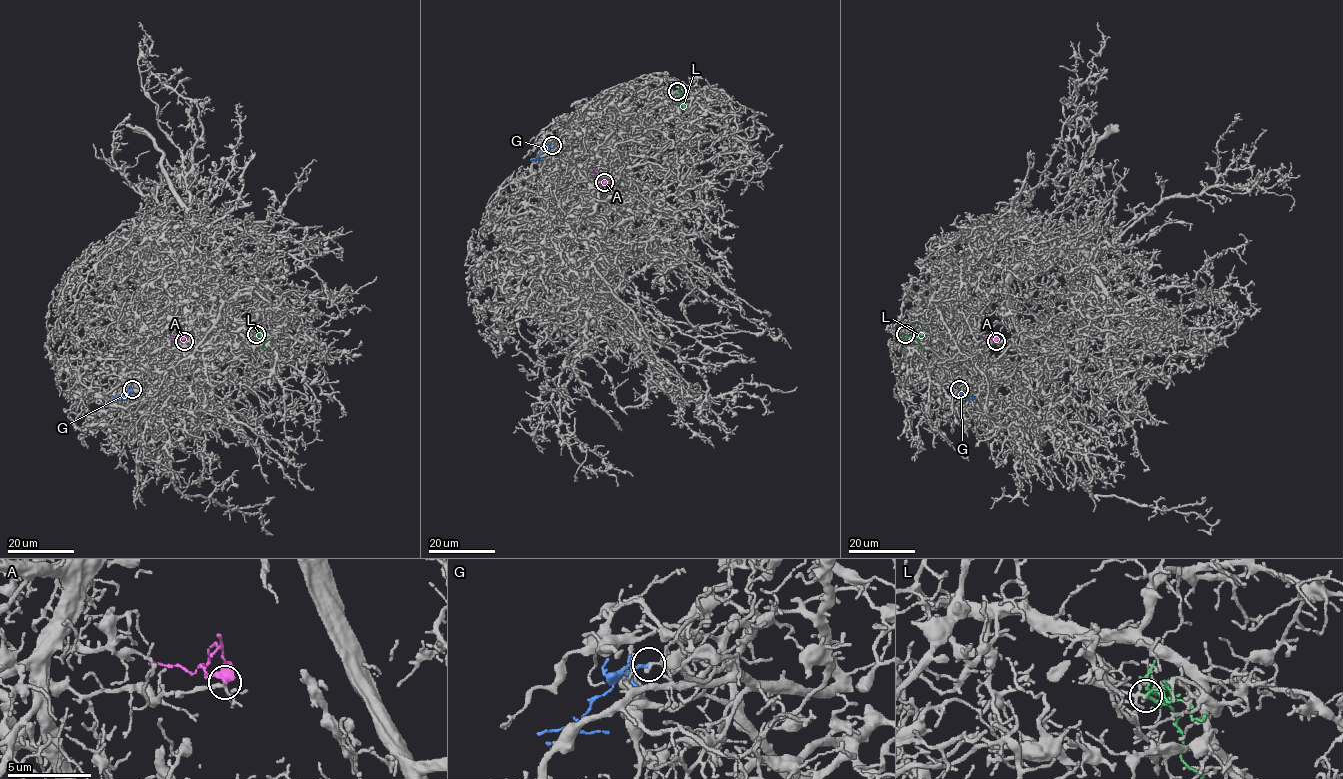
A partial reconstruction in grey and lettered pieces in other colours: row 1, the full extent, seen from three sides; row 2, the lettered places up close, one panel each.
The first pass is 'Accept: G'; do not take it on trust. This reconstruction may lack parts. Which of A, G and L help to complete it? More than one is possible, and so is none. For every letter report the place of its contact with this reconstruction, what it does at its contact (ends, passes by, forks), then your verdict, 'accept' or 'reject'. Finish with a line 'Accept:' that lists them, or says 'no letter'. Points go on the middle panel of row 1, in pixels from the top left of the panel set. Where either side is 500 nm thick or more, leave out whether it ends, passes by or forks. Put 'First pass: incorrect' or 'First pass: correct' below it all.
A: contact (604, 182); it forks; reject
G: contact (552, 145); it passes by; reject
L: contact (677, 91); it passes by; reject
Accept: no letter
First pass: incorrect

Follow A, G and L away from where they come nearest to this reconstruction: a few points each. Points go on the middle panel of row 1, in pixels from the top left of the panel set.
A: (604, 183), (607, 182), (596, 176), (593, 169), (597, 168)
G: (552, 145), (537, 158), (530, 159)
L: (677, 92), (684, 107), (689, 110)

